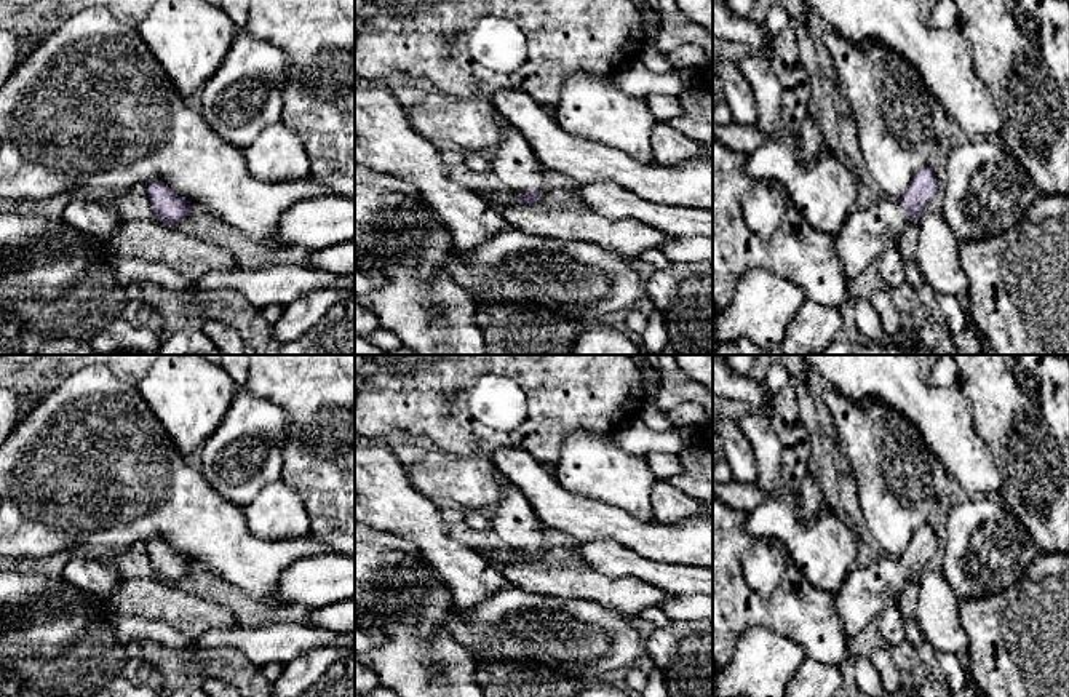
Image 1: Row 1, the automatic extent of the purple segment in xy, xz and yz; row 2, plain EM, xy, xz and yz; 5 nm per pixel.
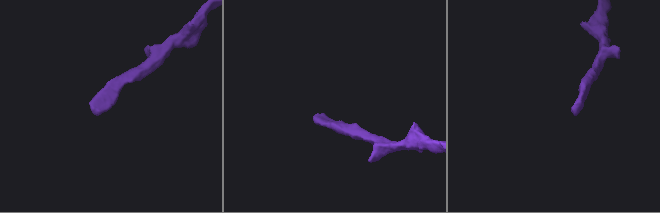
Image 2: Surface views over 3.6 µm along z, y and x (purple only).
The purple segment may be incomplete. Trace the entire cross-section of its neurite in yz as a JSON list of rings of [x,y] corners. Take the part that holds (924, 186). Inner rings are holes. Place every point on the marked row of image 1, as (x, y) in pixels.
[[[932,165],[914,176],[908,192],[896,201],[885,198],[868,208],[856,208],[834,237],[840,264],[848,281],[898,241],[906,222],[919,221],[938,192]]]

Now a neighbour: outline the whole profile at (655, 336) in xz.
[[[654,310],[649,315],[649,325],[642,333],[642,341],[642,347],[646,348],[647,355],[662,355],[668,344],[668,331],[665,315],[660,310]]]

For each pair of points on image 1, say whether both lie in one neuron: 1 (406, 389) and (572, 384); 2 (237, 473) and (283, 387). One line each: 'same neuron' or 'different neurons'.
1: same neuron
2: different neurons

